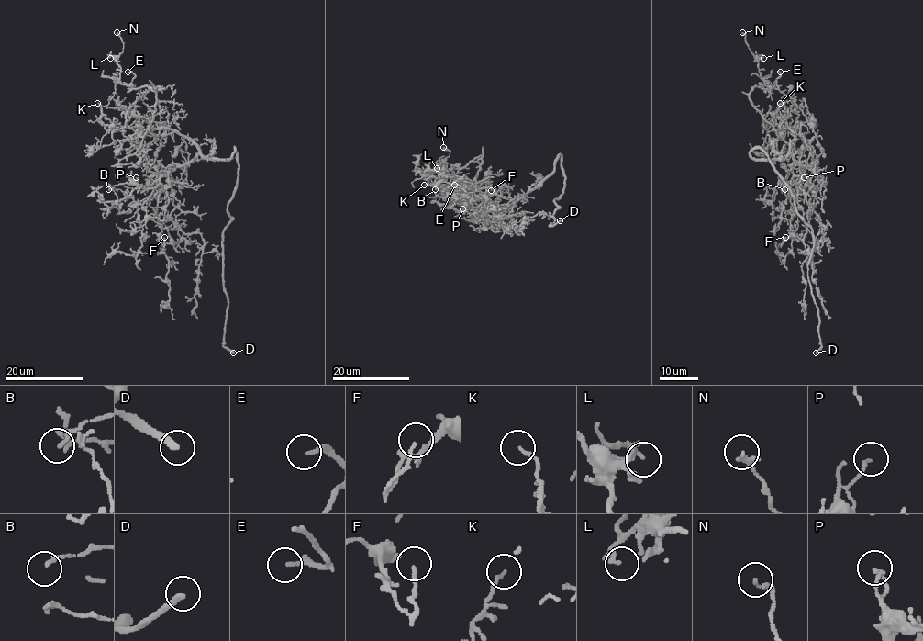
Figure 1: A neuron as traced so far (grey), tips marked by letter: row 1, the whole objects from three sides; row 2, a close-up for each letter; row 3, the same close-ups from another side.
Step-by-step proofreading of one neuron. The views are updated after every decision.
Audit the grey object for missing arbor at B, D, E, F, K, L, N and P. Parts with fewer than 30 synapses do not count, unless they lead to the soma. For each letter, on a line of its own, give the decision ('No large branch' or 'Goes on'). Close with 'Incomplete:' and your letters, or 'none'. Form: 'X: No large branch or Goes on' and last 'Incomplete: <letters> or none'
B: No large branch
D: Goes on
E: Goes on
F: No large branch
K: No large branch
L: Goes on
N: No large branch
P: No large branch
Incomplete: D, E, L

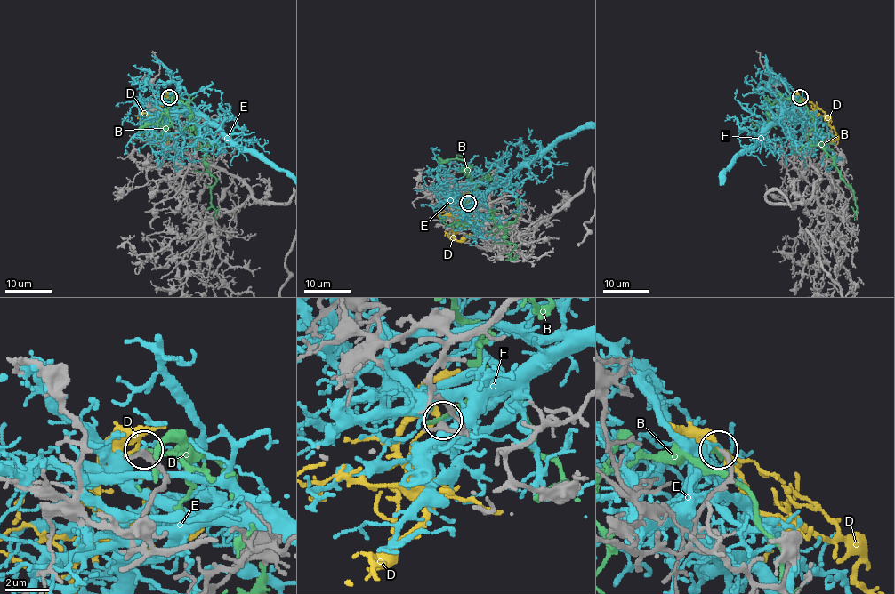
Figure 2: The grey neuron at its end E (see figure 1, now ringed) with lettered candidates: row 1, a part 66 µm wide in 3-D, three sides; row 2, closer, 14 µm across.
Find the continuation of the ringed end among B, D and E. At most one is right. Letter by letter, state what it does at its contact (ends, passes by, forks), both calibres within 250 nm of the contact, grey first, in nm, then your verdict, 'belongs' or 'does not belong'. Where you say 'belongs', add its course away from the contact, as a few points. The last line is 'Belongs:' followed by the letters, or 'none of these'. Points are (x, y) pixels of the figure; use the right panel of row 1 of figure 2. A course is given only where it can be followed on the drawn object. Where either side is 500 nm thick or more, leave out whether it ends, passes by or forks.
B: it ends; calibres 280 and 170 nm; does not belong
D: it passes by; calibres 280 and 110 nm; does not belong
E: it passes by; calibres 280 and 90 nm; does not belong
Belongs: none of these

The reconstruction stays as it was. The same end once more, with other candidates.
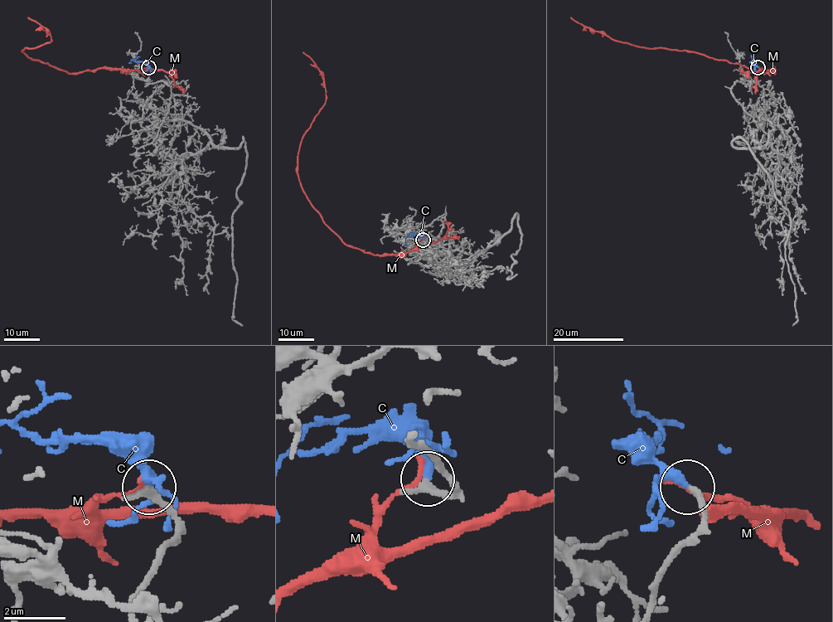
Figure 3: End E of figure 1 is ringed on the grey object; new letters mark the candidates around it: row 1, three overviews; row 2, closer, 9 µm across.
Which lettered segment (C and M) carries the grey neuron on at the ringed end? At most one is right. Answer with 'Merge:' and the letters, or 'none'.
Merge: C

